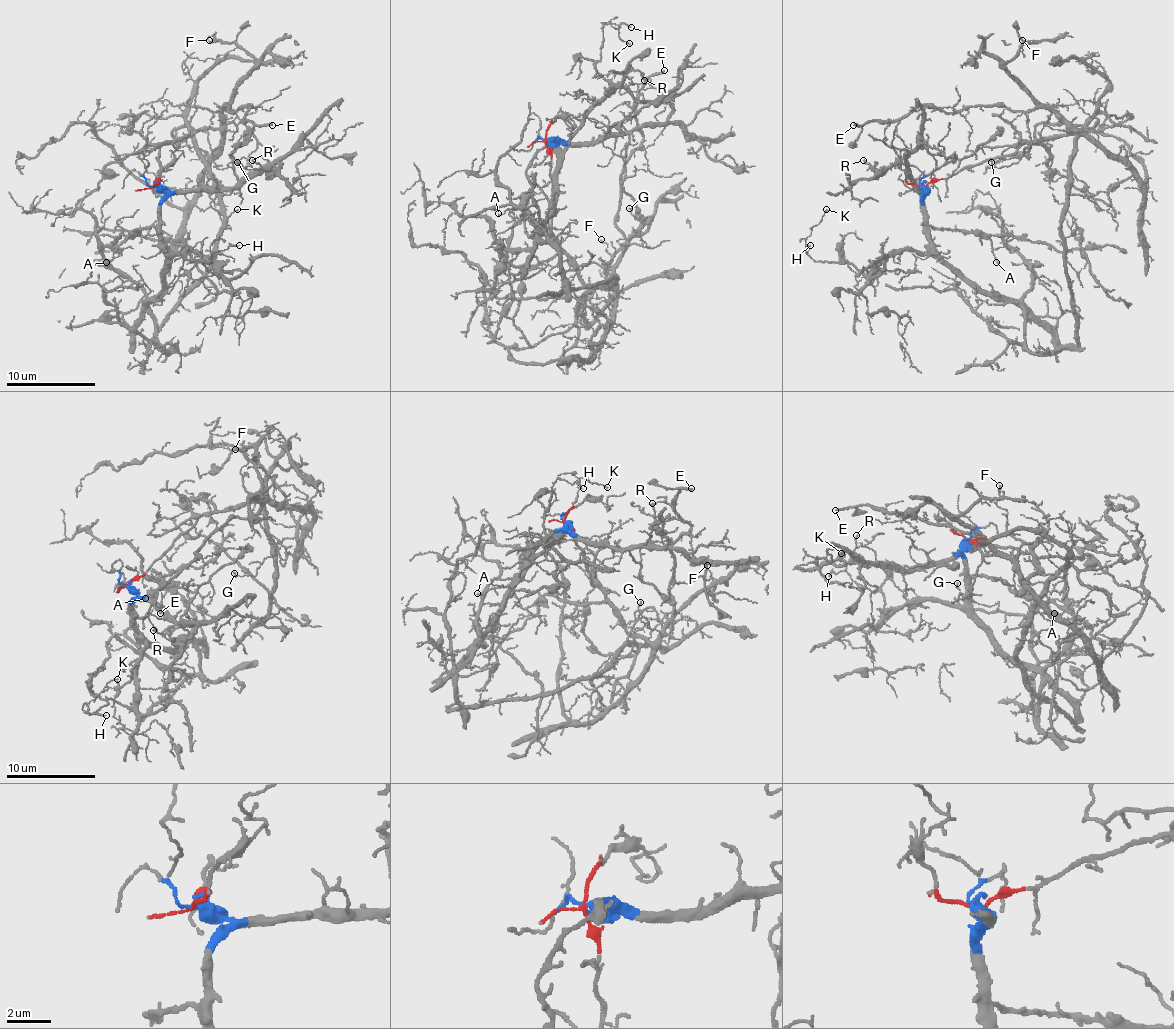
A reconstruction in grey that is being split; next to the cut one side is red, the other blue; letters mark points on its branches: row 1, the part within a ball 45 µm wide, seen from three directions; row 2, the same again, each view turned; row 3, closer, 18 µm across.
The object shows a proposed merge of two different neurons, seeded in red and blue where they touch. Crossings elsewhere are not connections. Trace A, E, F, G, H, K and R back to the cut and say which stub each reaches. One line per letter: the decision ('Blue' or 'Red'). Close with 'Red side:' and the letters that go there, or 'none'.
A: Blue
E: Red
F: Red
G: Red
H: Blue
K: Blue
R: Blue
Red side: E, F, G

